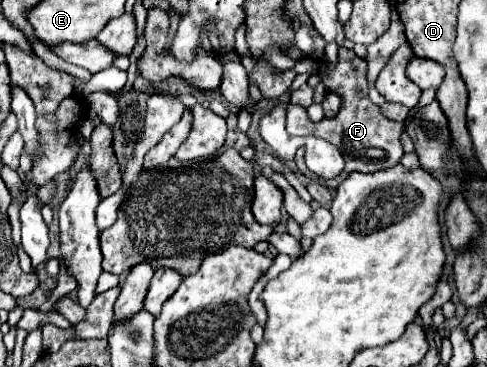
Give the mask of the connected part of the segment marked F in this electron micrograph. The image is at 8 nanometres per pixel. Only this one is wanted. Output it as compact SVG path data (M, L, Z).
M341 47L339 49L339 59L337 59L335 67L329 73L320 73L320 77L322 83L329 91L335 91L343 99L337 117L323 119L321 123L311 123L307 119L307 111L303 107L297 107L297 105L289 103L287 105L287 131L291 135L313 135L313 137L321 137L321 139L337 145L341 149L343 157L345 157L345 169L335 179L317 177L303 163L305 149L299 149L297 151L297 157L295 157L297 169L305 177L317 179L319 183L323 183L329 189L337 189L337 185L349 173L353 173L353 171L359 171L359 173L375 173L375 171L389 169L389 167L397 165L399 159L403 157L403 147L401 147L401 141L399 141L399 133L403 131L403 123L389 121L387 117L381 115L381 109L369 101L369 97L367 97L367 63L365 63L365 59L361 59L359 55L355 55L355 51L351 51L347 47Z

